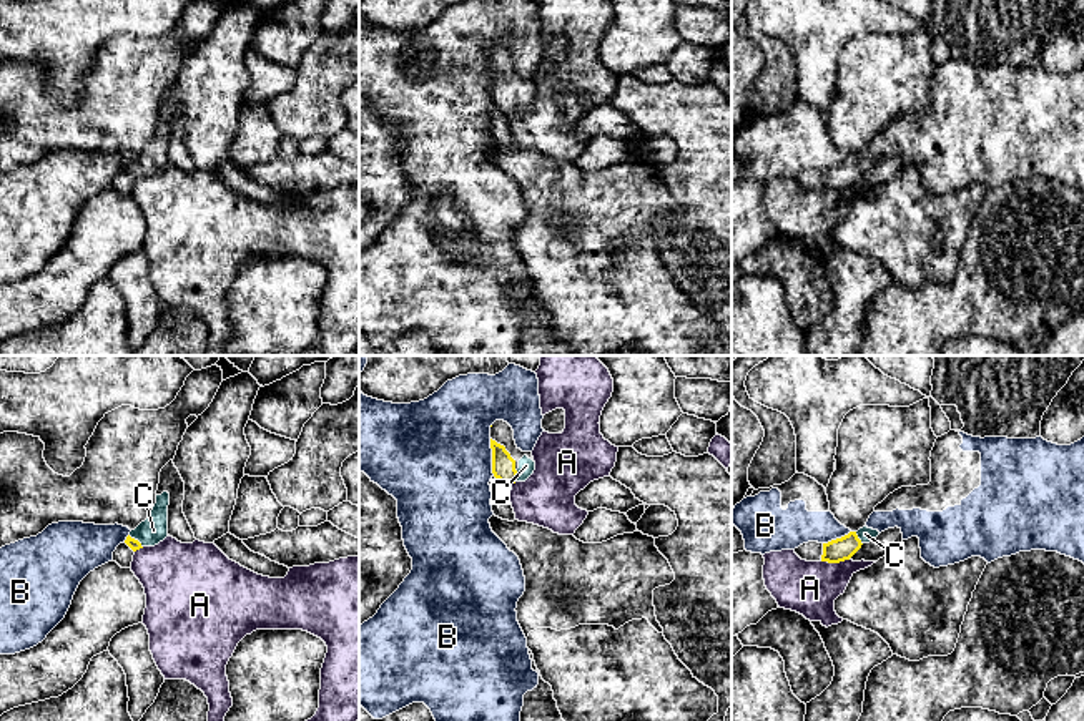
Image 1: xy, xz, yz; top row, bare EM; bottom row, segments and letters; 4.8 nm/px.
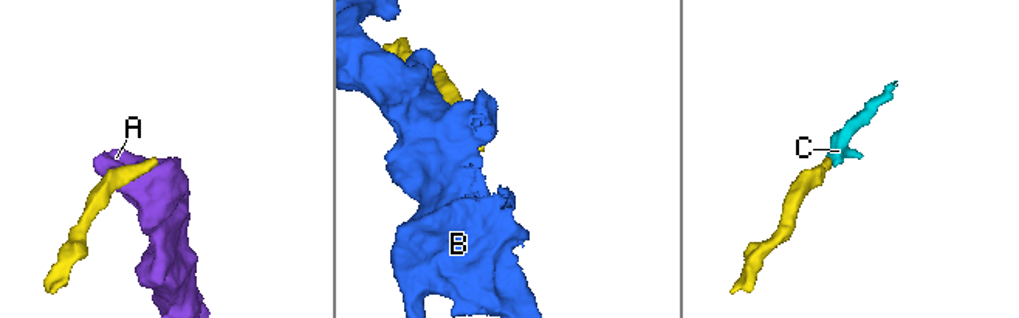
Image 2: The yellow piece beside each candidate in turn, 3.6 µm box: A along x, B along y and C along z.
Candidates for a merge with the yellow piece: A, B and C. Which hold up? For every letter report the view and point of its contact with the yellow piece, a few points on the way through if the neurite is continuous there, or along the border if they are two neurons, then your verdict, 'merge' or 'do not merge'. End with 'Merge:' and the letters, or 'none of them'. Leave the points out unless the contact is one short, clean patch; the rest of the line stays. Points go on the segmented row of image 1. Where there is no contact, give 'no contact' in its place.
A: meets yellow in yz at (835, 562); border along yz (850, 557), (840, 562), (822, 562); do not merge
B: meets yellow in xz at (492, 457); do not merge
C: meets yellow in yz at (858, 539); runs through yz (842, 549), (858, 539), (865, 534); merge
Merge: C

